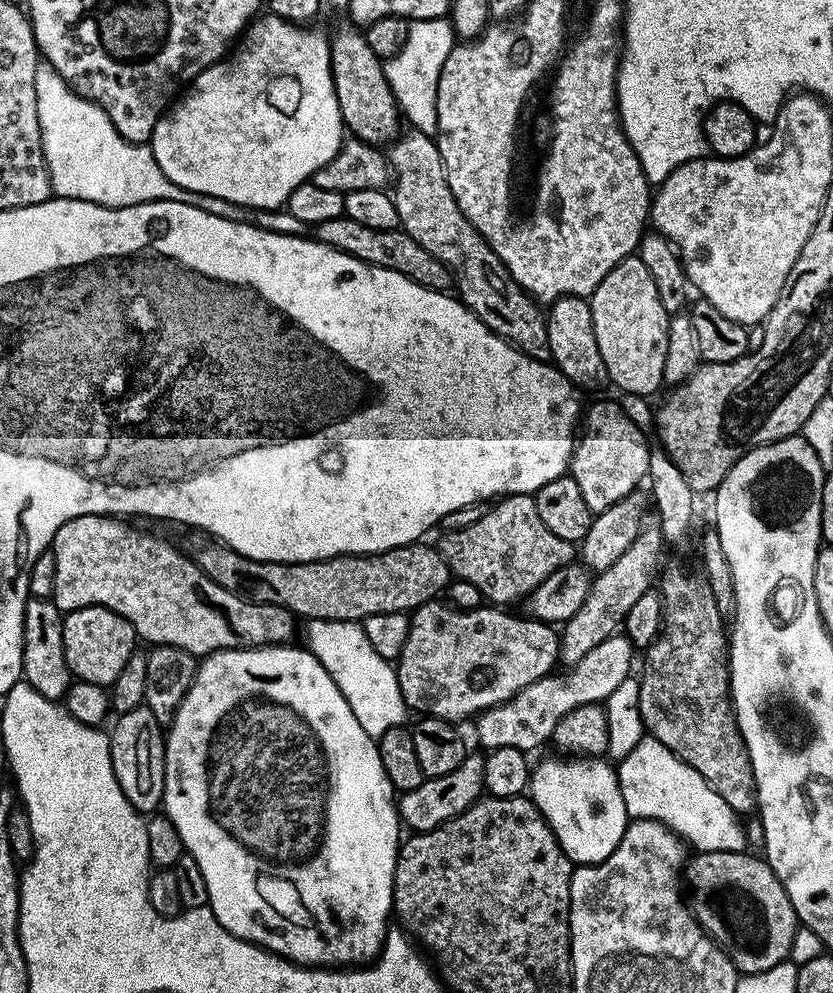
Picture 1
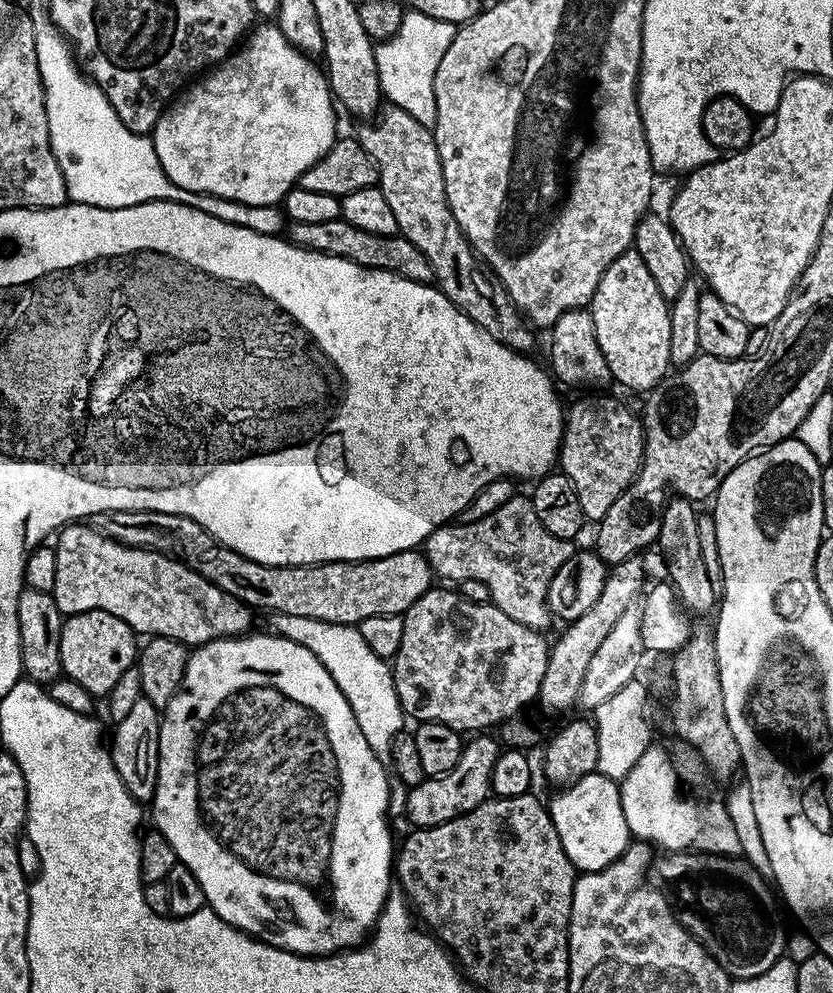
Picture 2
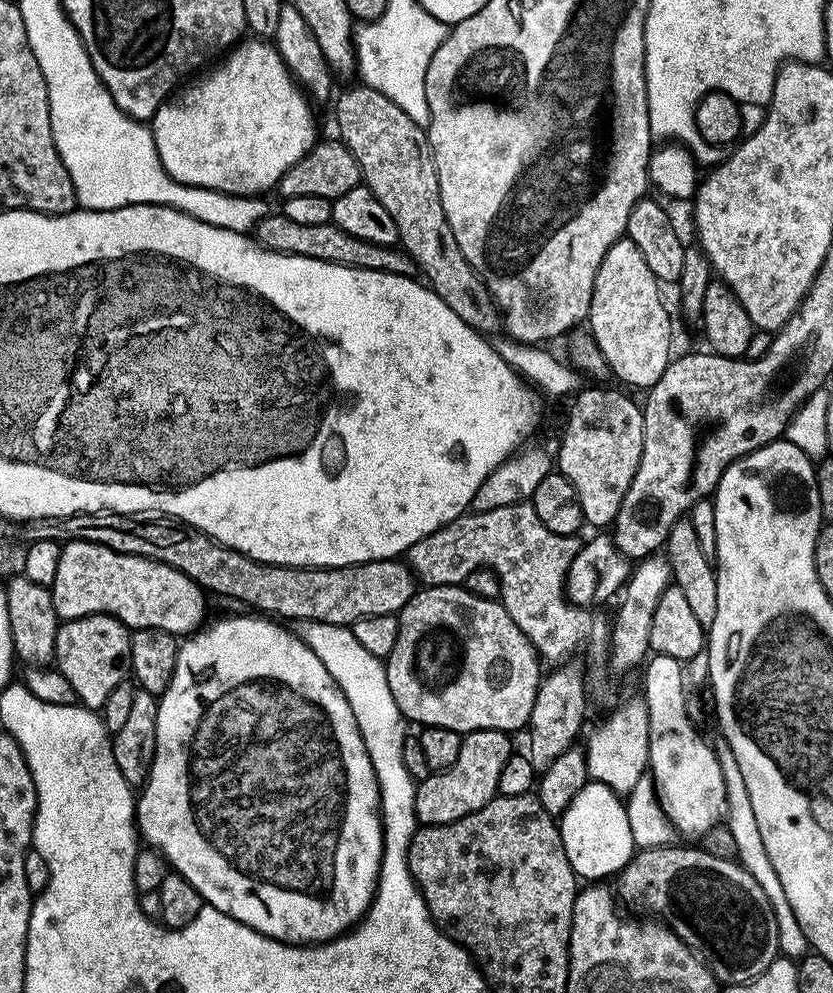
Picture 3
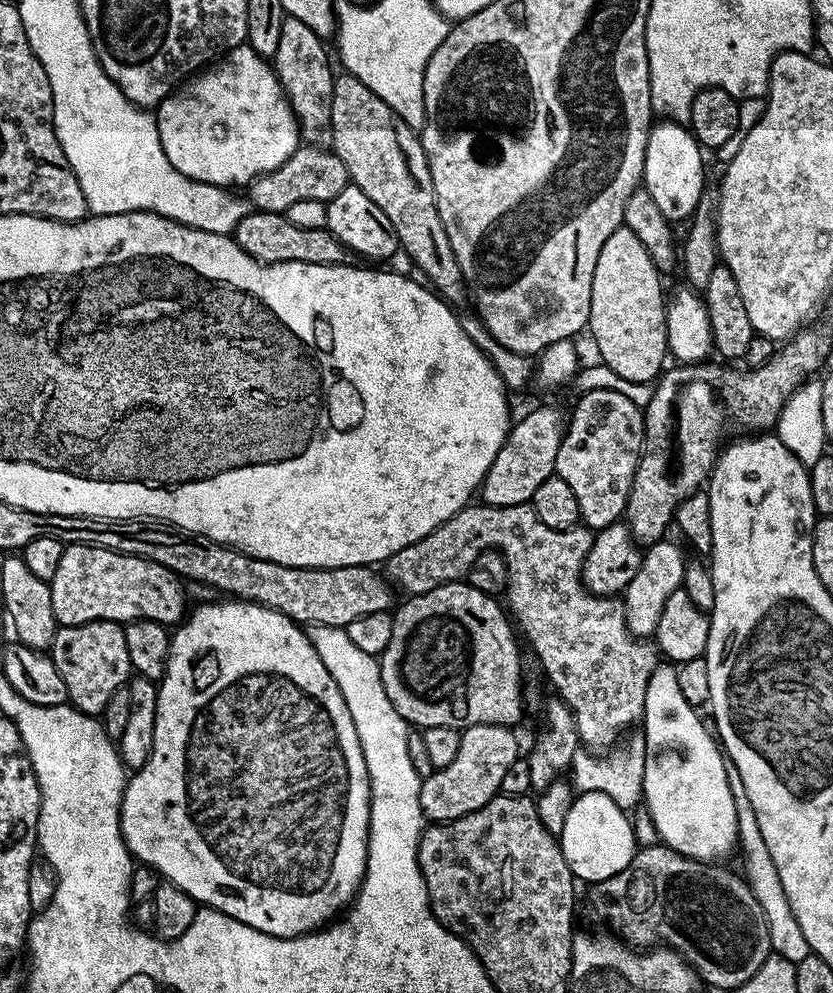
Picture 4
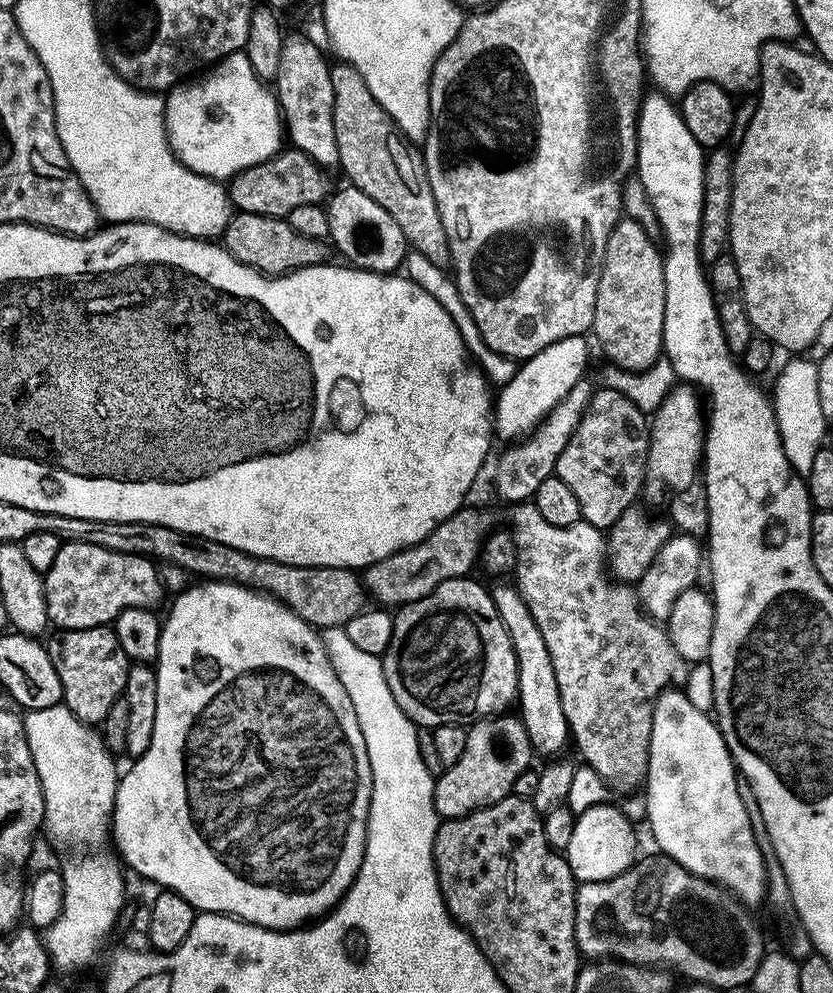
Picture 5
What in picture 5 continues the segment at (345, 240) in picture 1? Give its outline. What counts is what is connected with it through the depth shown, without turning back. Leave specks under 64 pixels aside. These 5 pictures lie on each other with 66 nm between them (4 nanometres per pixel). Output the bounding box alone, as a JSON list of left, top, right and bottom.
[222,211,330,278]

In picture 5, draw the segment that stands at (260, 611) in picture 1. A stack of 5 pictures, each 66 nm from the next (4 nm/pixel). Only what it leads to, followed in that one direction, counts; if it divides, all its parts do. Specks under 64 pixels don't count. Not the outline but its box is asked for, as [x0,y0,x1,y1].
[43,542,164,629]

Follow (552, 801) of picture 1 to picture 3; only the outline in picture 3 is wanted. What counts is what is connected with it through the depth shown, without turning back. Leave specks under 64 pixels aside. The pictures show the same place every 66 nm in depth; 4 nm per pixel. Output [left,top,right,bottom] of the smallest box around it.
[558,782,636,882]

